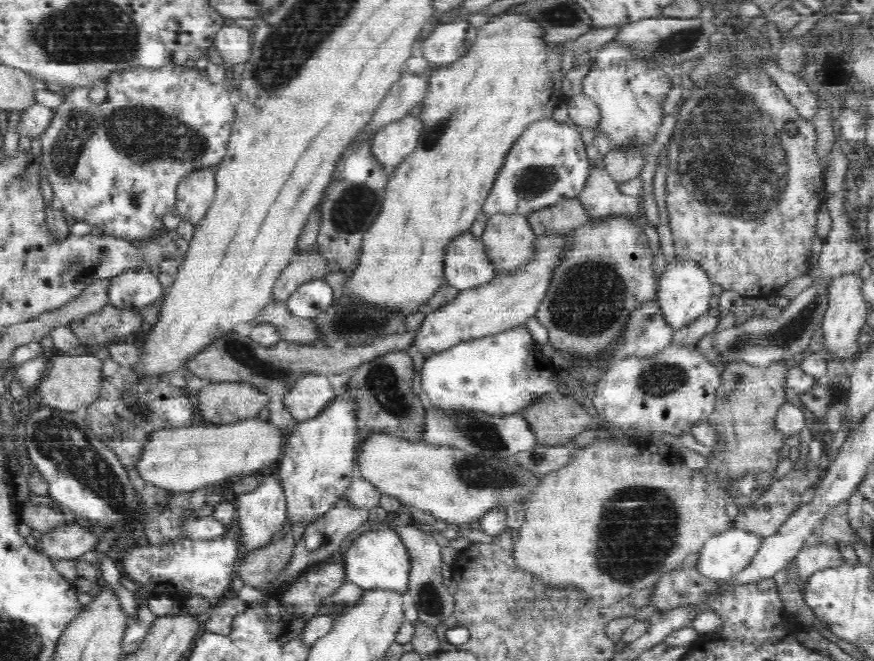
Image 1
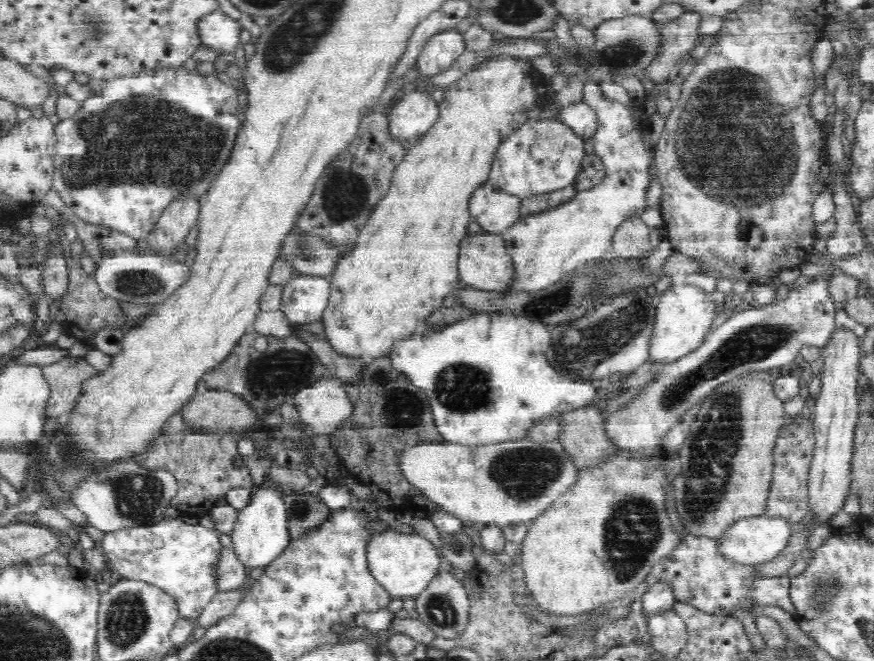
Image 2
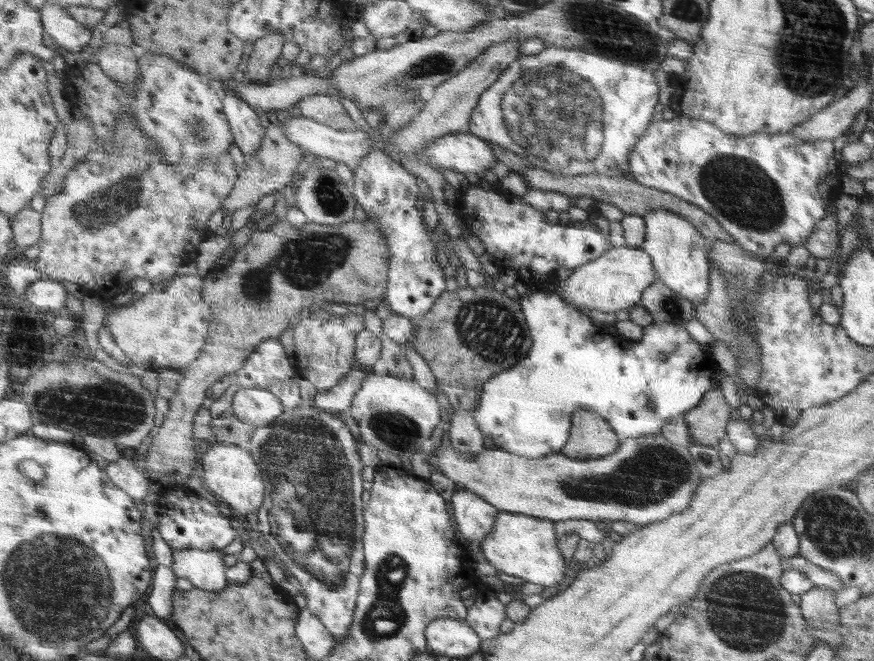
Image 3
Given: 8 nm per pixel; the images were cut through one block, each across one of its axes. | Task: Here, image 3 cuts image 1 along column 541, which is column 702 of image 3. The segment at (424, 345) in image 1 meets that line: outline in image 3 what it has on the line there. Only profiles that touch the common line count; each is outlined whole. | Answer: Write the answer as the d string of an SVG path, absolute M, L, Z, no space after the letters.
M658 209L644 214L645 239L641 248L649 253L657 278L692 305L706 300L709 292L708 241L700 230L685 217L677 213Z

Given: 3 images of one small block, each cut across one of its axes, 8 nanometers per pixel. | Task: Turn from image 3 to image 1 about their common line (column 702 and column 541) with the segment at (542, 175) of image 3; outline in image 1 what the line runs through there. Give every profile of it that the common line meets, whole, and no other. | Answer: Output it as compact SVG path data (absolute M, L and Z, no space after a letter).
M578 197L564 200L550 208L542 208L538 212L532 212L526 216L531 224L535 236L542 236L543 233L568 232L585 225L591 216L586 212Z

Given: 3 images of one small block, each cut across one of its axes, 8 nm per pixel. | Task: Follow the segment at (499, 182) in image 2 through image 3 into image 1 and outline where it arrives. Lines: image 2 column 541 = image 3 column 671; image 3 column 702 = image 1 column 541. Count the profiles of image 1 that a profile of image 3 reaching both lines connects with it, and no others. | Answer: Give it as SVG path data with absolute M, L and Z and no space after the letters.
M539 119L530 124L514 142L494 185L482 207L484 216L517 213L528 216L542 208L578 197L593 170L586 155L580 128L553 119Z

